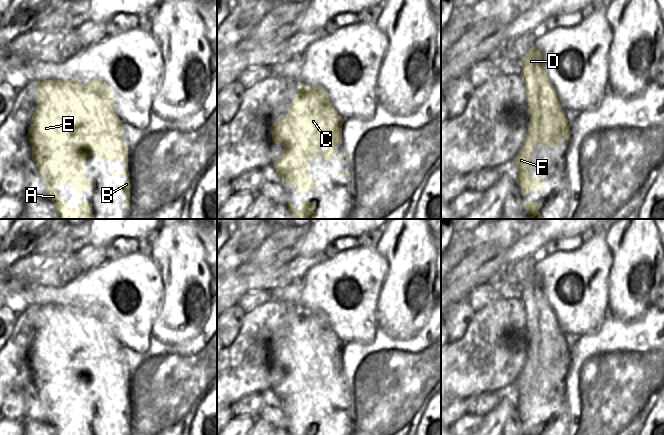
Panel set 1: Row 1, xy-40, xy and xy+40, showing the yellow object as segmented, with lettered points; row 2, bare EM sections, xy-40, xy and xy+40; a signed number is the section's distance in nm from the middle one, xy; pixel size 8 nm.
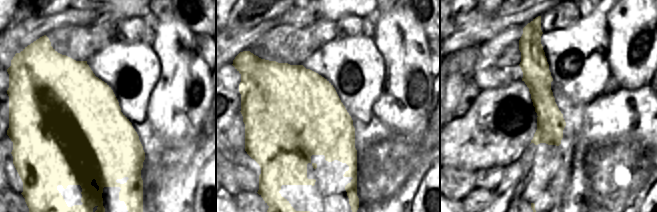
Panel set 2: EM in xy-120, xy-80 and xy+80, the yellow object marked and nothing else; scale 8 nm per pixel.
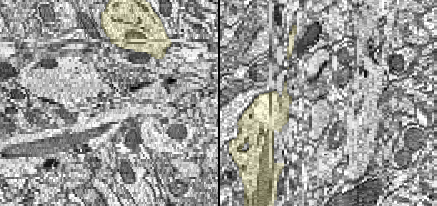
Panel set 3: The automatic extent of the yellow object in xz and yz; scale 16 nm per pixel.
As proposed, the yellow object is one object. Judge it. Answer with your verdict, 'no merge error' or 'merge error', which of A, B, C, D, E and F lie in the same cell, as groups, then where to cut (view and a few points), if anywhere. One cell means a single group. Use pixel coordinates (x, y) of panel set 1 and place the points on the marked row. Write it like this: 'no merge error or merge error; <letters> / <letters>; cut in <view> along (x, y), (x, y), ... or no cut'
merge error; A B C E F / D; cut in xy+40 along (535, 83), (539, 91), (539, 140)

